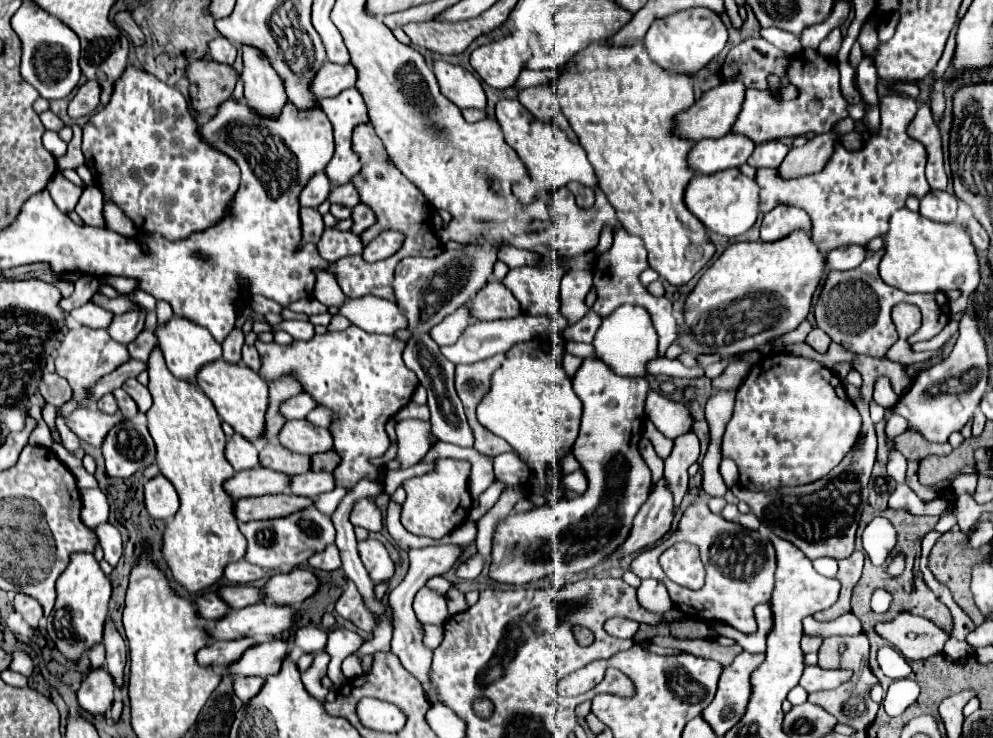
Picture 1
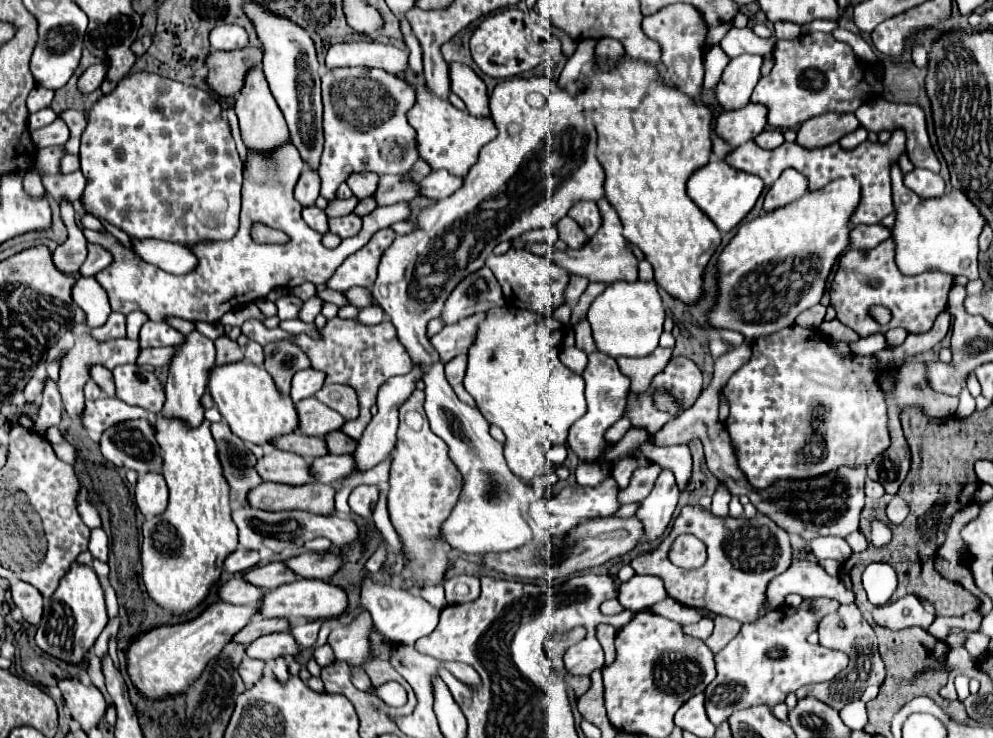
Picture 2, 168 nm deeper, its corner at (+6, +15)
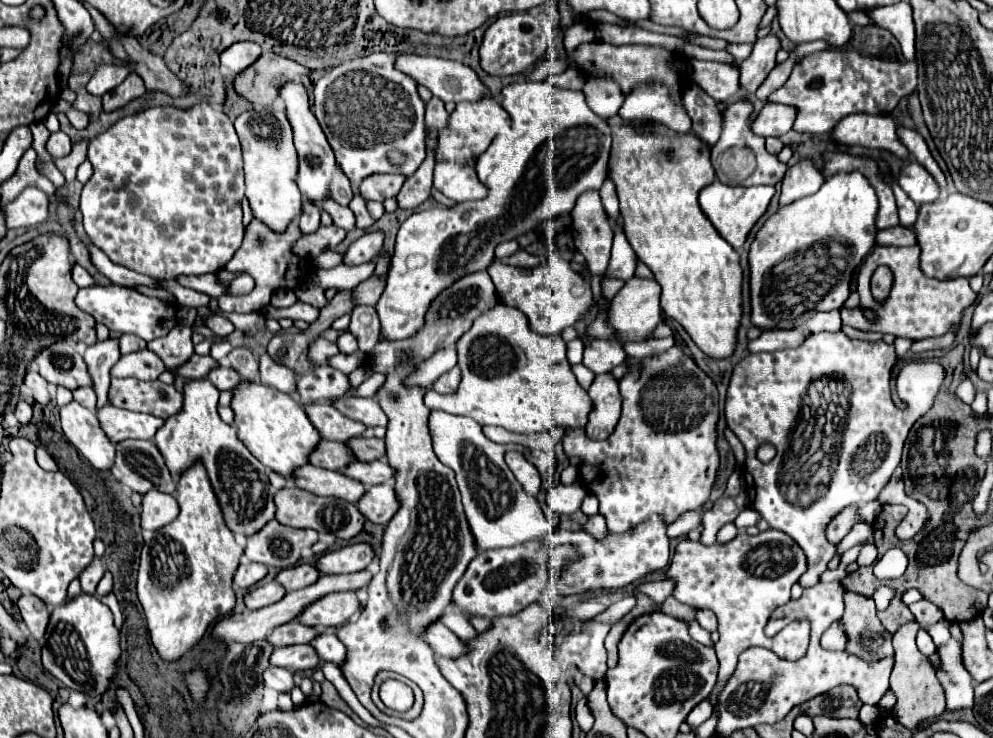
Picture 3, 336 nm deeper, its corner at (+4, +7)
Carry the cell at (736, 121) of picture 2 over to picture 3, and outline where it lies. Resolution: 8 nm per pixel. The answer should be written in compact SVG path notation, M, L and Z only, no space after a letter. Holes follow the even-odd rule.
M767 103L759 111L751 127L761 137L781 137L787 131L791 131L795 117L797 117L797 107L781 105L781 103Z

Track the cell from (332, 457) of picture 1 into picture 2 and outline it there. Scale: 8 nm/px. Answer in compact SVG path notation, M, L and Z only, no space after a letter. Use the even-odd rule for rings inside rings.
M333 431L325 435L325 443L327 443L327 451L333 455L345 455L345 453L353 453L353 449L357 447L357 443L353 439L349 439L345 433L341 431Z

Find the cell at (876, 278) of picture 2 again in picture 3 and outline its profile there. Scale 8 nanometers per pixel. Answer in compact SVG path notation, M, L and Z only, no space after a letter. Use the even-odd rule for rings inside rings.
M919 245L875 247L873 253L867 257L867 261L863 261L863 265L857 271L857 291L861 295L859 307L853 307L853 309L843 307L841 309L843 323L851 325L855 329L863 329L863 331L881 331L881 333L893 333L895 337L909 337L913 341L957 331L961 325L963 311L977 299L977 295L973 293L973 289L969 287L969 279L965 279L965 277L939 281L939 279L931 279L931 277L923 275L923 271L919 267L919 255L921 255ZM879 265L891 267L891 271L895 275L891 295L883 305L875 303L875 299L871 295L871 287L869 287L871 275ZM865 309L871 309L875 313L875 319L867 319Z

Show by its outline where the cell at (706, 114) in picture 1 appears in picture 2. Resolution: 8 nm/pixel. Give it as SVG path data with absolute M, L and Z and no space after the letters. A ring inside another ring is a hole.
M741 55L729 61L719 83L713 87L721 111L735 111L749 103L751 91L759 81L761 61L759 55Z

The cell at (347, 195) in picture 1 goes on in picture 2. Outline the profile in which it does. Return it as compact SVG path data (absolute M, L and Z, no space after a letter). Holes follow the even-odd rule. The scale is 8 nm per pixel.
M353 173L353 175L349 175L347 185L357 199L365 199L365 197L373 195L377 181L379 181L377 173Z

